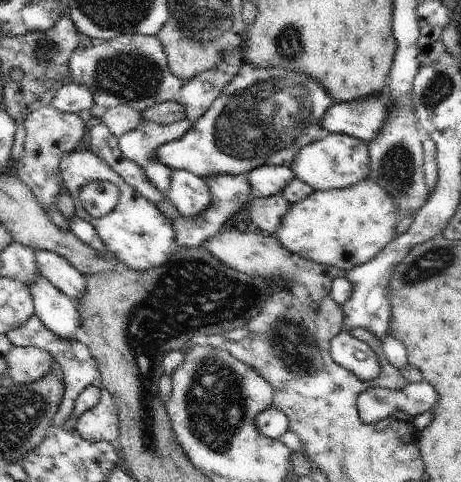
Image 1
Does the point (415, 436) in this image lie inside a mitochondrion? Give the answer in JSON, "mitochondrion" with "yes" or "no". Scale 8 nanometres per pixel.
{"mitochondrion":"no"}

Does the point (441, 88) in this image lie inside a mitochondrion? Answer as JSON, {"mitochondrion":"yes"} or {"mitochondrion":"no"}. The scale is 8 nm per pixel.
{"mitochondrion":"yes"}

